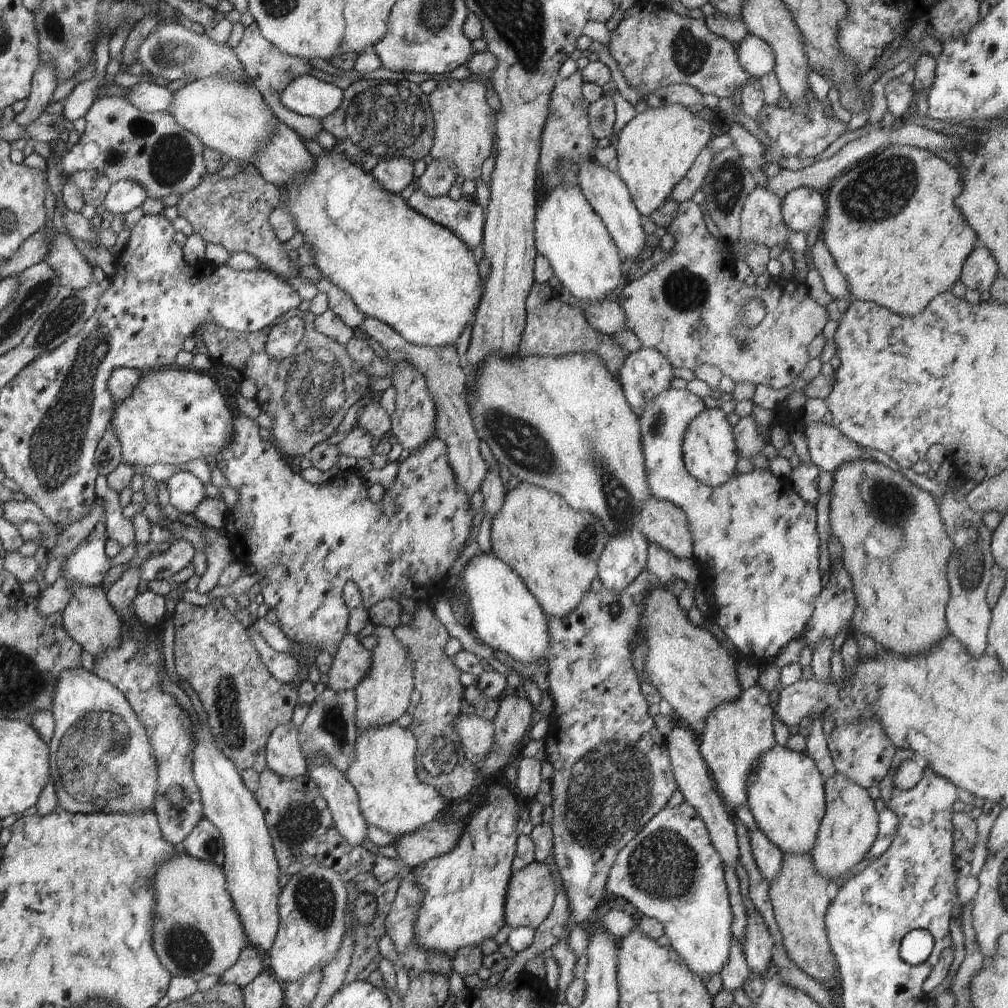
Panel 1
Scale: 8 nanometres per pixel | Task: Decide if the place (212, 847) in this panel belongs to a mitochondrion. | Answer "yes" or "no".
yes

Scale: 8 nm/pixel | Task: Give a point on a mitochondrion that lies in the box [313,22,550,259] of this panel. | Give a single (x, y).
(381, 118)

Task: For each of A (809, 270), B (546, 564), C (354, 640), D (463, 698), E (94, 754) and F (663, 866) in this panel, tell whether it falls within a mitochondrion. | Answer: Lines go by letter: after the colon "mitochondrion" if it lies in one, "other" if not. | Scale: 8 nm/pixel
A: other
B: other
C: other
D: other
E: mitochondrion
F: mitochondrion

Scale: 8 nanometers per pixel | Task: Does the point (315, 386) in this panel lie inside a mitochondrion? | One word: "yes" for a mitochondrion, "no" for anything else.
yes

